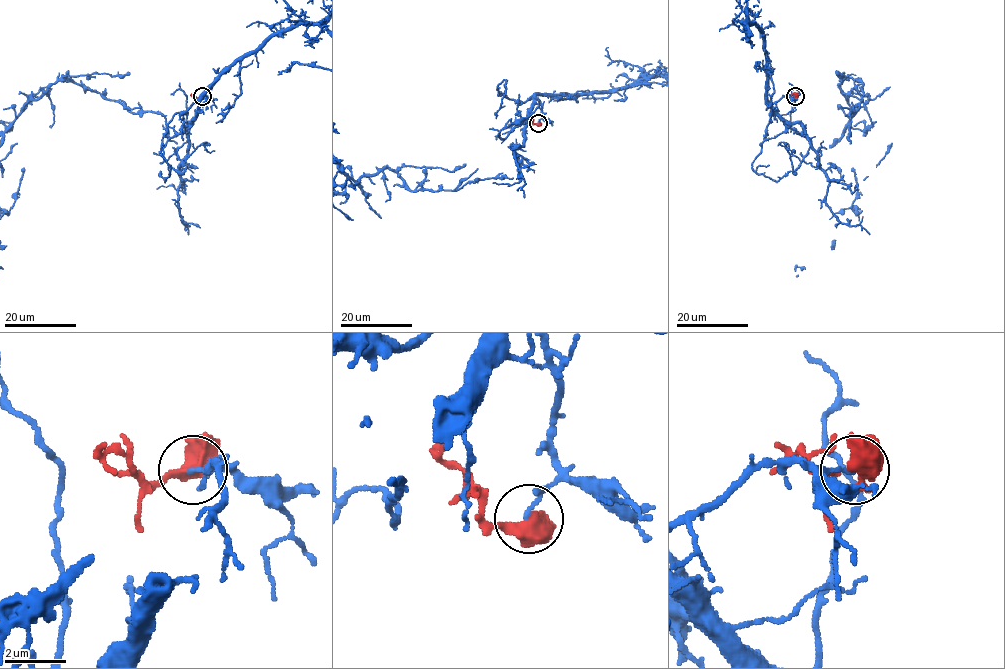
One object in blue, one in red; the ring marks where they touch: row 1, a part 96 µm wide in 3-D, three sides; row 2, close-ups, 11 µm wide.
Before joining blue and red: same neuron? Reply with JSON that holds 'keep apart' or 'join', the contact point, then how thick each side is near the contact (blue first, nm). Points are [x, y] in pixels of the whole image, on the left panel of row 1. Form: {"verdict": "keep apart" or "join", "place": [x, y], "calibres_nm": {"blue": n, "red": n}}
{"verdict": "keep apart", "place": [202, 96], "calibres_nm": {"blue": 100, "red": 440}}

